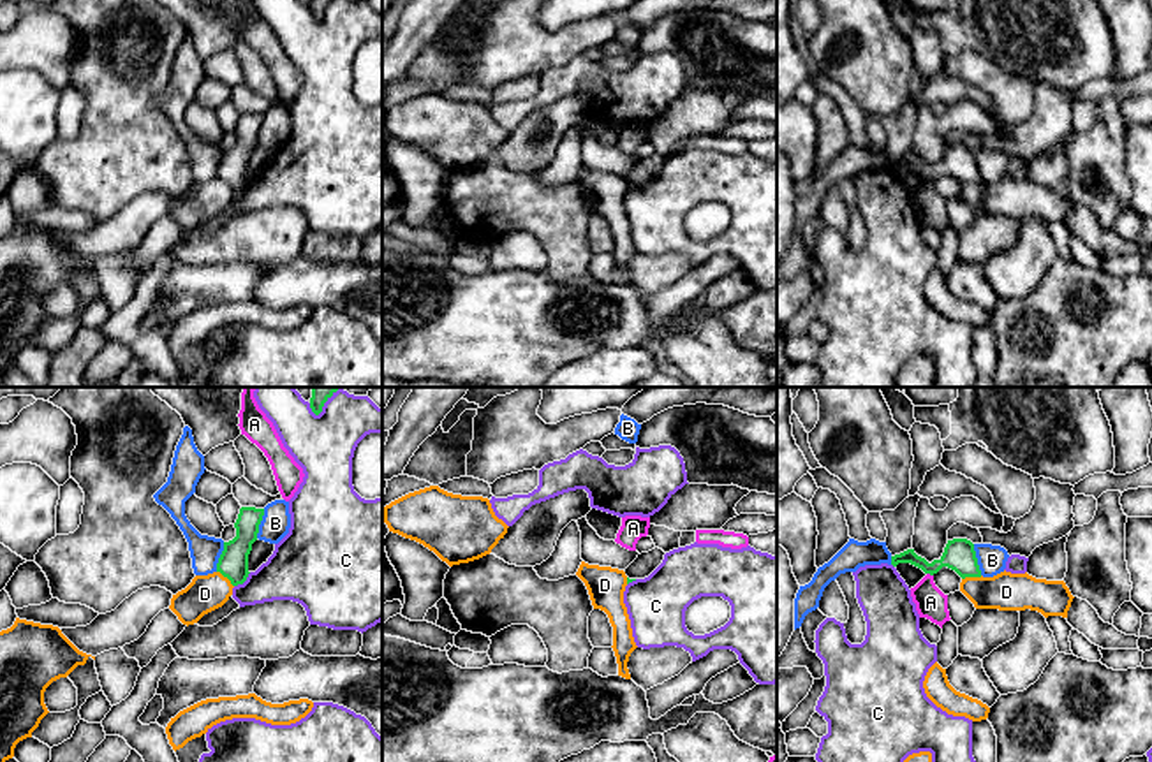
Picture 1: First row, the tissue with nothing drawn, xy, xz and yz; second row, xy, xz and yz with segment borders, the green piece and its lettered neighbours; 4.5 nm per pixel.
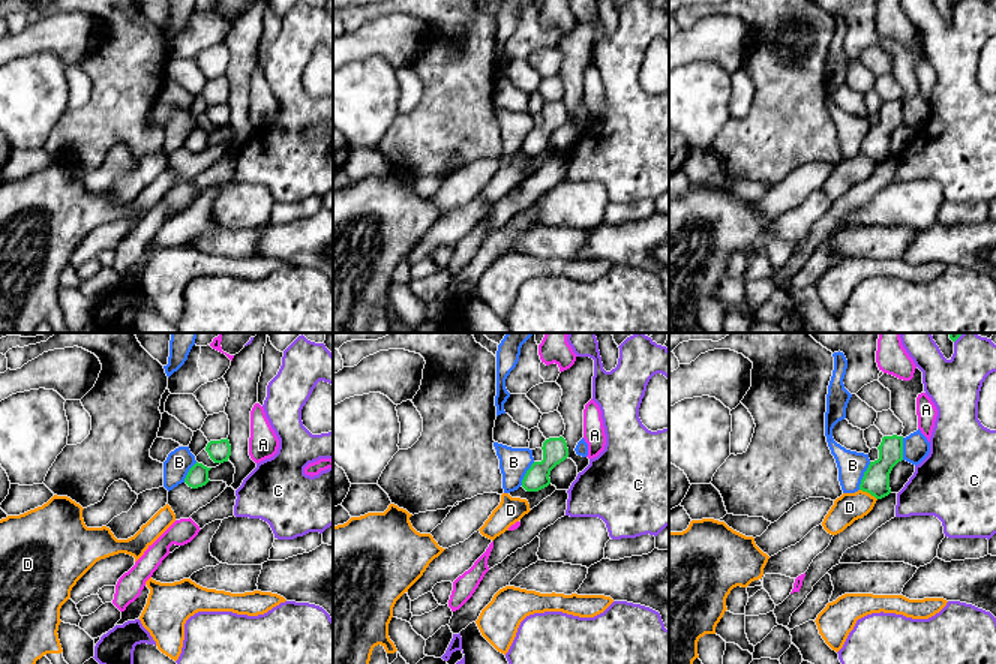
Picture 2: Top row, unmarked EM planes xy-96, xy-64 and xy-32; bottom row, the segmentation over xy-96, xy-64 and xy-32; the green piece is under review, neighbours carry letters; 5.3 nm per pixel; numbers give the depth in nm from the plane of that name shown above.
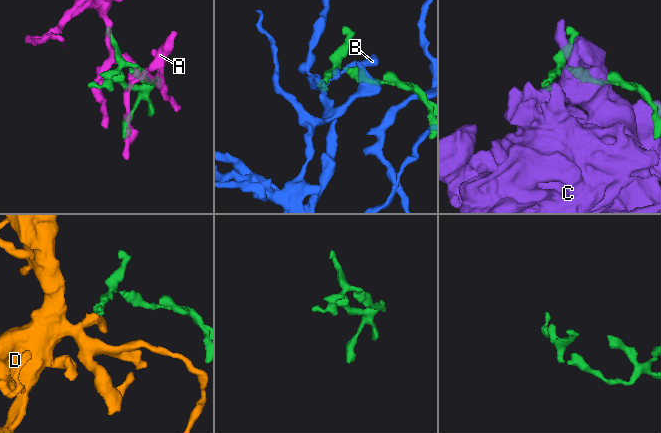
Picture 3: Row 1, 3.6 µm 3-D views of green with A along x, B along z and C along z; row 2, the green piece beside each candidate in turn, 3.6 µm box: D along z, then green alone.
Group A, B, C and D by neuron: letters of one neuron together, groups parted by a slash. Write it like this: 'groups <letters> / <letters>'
groups A / B / C / D

